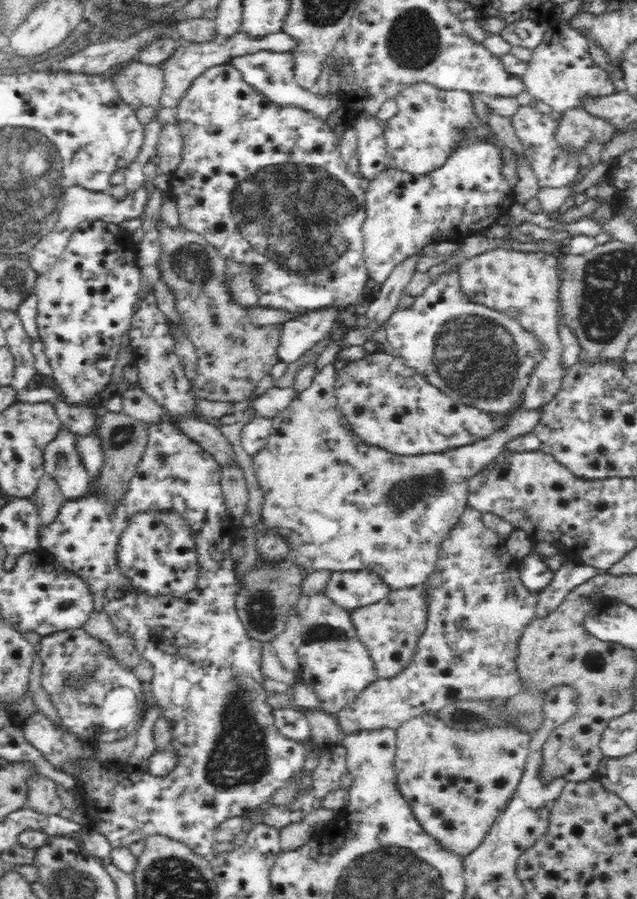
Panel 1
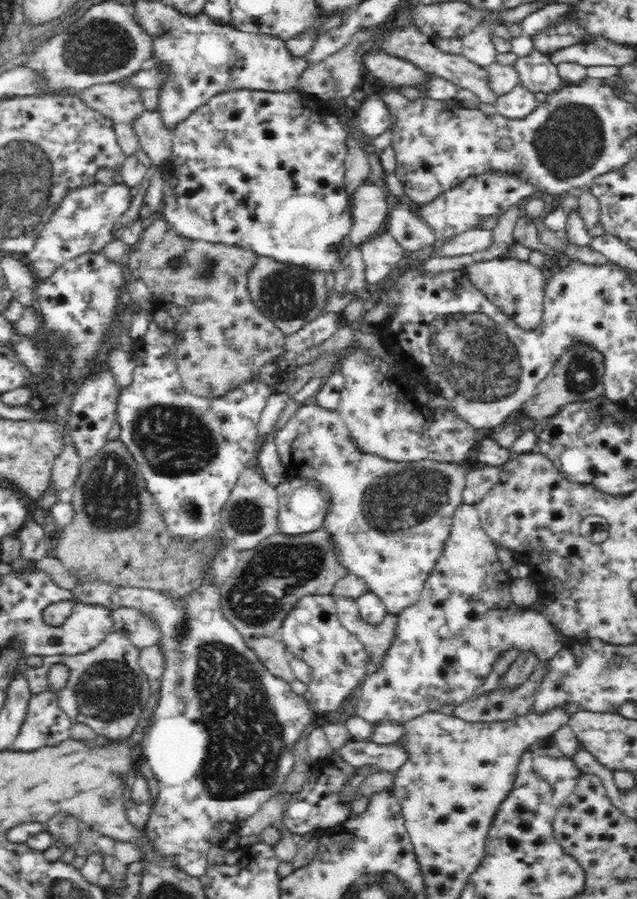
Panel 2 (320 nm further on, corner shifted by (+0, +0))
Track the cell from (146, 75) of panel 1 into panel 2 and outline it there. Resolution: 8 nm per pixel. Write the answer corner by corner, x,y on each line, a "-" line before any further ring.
130,77
116,82
93,84
76,91
76,94
115,123
131,124
140,114
147,112
142,90
130,81

